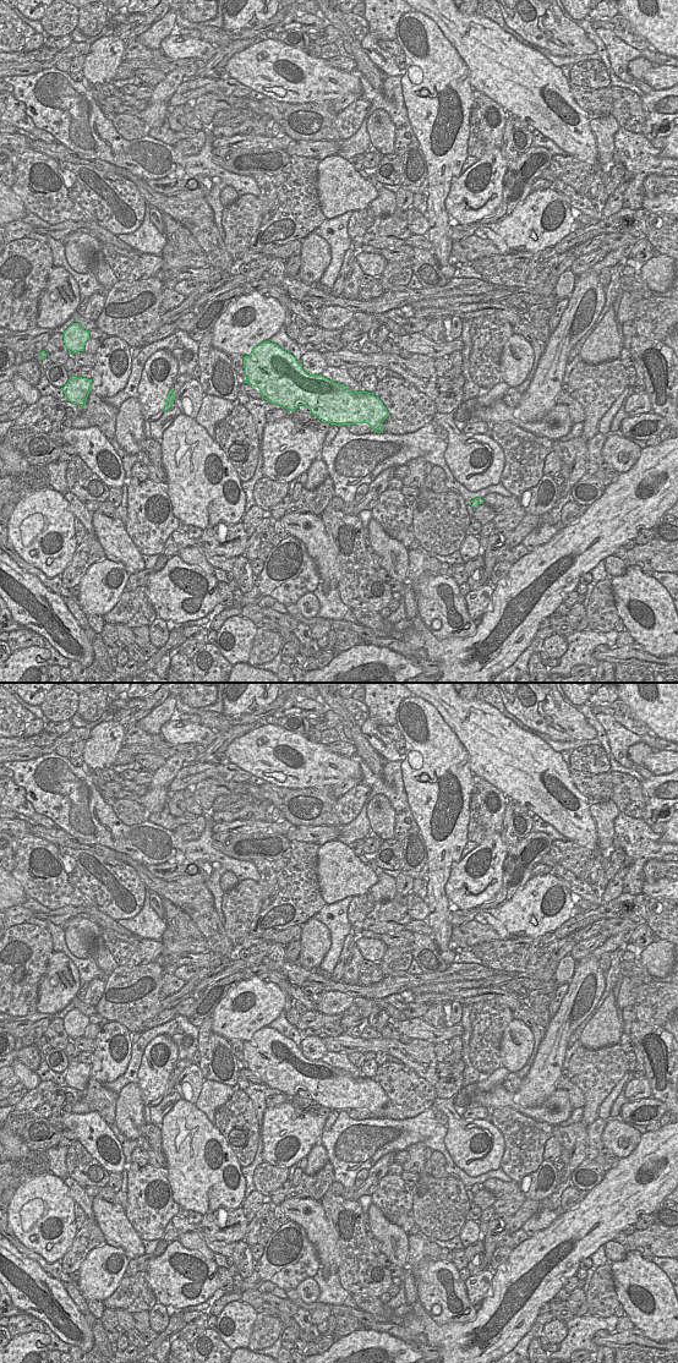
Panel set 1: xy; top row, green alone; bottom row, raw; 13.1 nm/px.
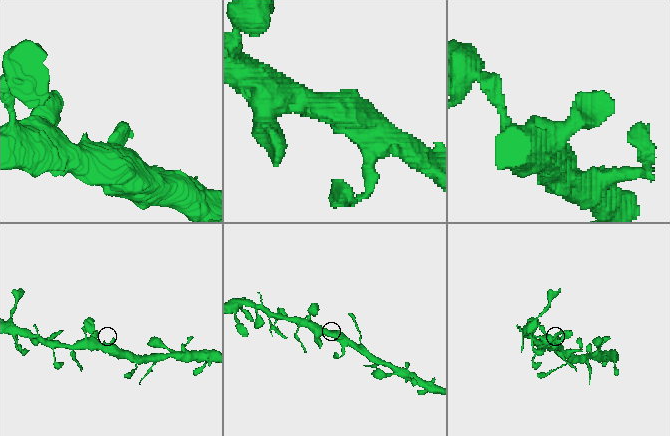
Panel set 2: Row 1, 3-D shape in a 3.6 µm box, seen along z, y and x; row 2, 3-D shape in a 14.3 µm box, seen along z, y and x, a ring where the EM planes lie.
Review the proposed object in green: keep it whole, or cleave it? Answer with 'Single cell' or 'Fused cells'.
Fused cells

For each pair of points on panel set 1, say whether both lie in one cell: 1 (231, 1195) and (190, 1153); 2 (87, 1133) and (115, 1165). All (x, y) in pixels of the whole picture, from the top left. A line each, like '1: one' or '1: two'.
1: one
2: one

